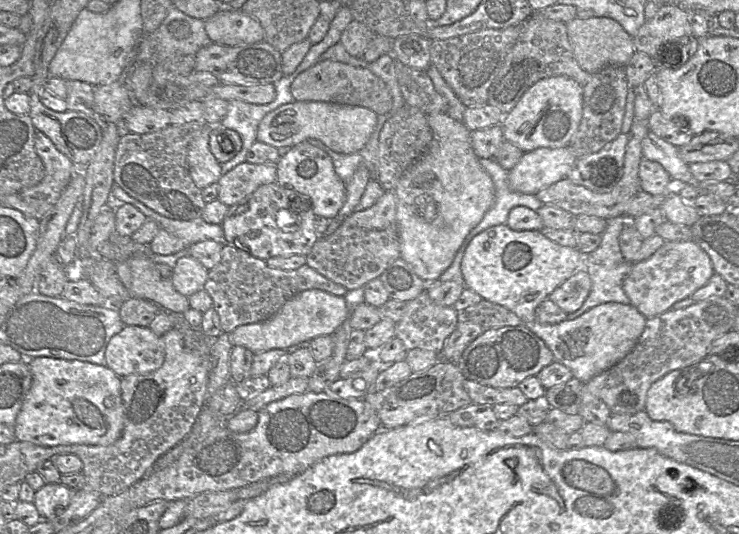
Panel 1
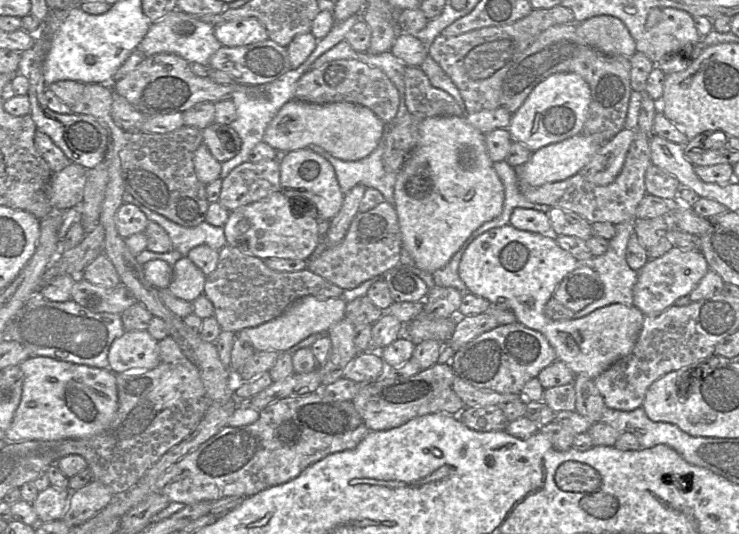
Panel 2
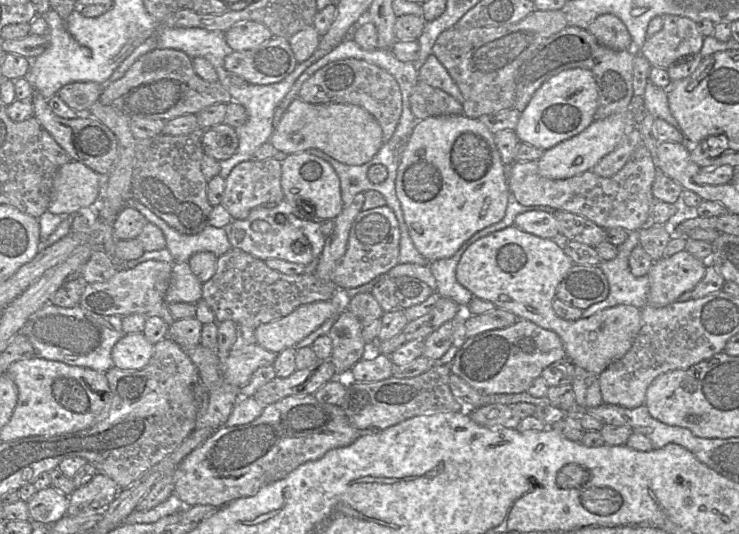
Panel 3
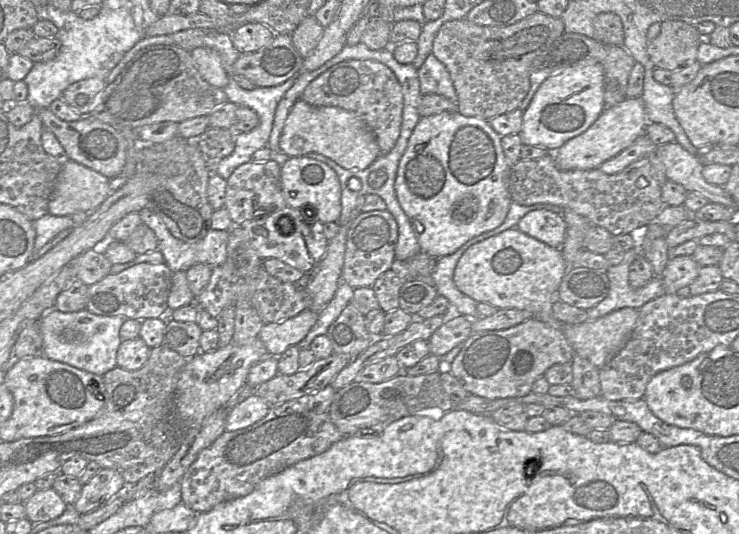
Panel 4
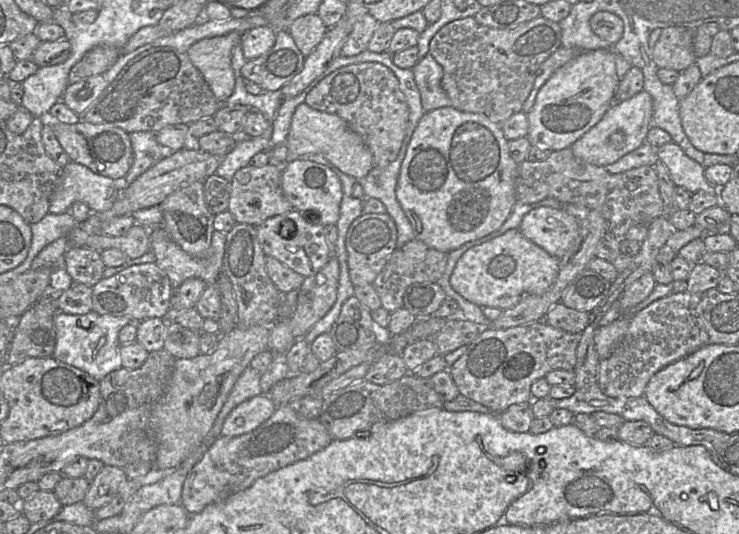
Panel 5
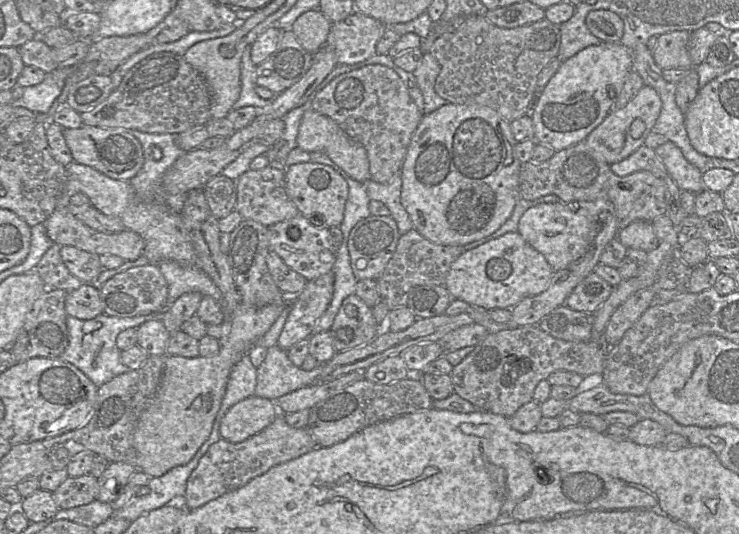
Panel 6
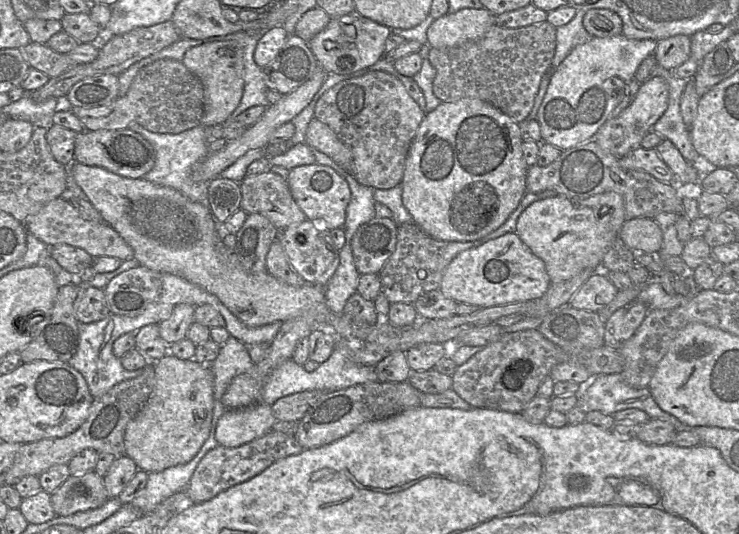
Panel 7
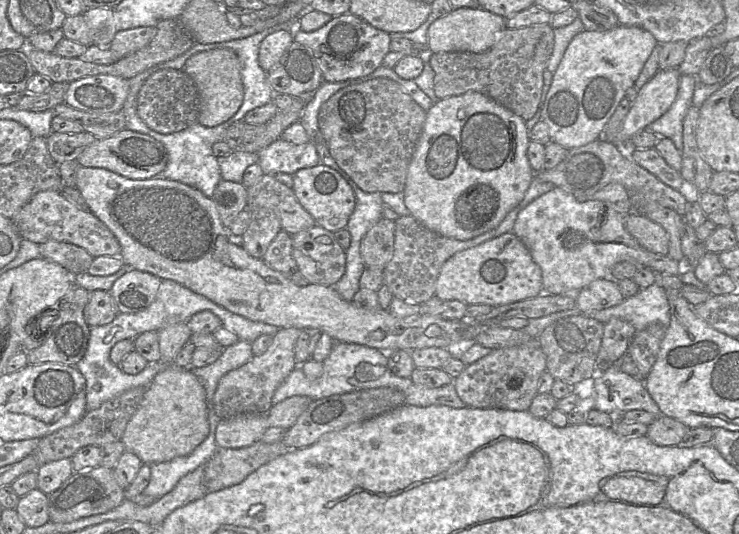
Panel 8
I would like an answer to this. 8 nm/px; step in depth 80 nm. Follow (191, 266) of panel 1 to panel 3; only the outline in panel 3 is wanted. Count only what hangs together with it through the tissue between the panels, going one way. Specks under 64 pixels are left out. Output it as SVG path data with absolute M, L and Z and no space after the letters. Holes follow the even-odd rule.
M175 262L172 265L165 302L166 304L176 302L196 304L202 299L202 286L203 284L191 271L188 262Z

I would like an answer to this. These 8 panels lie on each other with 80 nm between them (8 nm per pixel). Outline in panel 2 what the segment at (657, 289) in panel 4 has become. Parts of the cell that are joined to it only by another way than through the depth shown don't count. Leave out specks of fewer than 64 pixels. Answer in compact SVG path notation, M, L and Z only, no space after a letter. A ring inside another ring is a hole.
M623 222L615 225L615 236L609 240L608 249L600 256L593 257L589 264L598 274L604 289L603 296L590 303L582 310L574 313L574 318L582 318L591 312L602 308L604 306L621 303L626 306L633 306L633 287L637 281L637 271L632 270L626 261L626 248L629 238L632 234L635 234L633 222Z

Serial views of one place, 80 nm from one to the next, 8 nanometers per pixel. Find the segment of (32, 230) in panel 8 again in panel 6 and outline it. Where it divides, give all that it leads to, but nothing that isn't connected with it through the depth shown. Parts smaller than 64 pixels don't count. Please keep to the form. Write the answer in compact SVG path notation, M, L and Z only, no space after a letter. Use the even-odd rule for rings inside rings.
M68 207L56 208L43 224L54 244L72 246L99 256L112 254L121 257L124 261L133 261L142 256L145 247L143 238L136 232L130 230L120 233L98 232L78 220Z

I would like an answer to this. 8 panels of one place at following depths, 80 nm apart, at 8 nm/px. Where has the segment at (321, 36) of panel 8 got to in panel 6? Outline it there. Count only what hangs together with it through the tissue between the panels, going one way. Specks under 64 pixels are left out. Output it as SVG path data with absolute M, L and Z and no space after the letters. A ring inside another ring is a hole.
M355 11L340 22L332 24L326 45L334 49L337 63L353 65L376 55L376 45L386 25Z

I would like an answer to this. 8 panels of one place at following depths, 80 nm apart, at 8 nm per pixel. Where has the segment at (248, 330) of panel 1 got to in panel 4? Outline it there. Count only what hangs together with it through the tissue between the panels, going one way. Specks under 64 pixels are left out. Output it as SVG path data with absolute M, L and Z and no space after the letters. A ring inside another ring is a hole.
M305 309L295 317L265 324L258 338L271 356L281 356L287 348L298 345L306 337L318 317L319 313Z

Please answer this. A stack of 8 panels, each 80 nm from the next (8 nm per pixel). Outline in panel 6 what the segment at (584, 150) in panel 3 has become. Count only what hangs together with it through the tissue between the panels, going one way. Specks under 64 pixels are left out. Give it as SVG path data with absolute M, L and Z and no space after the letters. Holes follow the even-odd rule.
M644 85L625 107L619 110L612 109L606 118L590 132L584 143L607 164L612 165L620 162L644 145L661 109L662 101L659 94L652 87Z

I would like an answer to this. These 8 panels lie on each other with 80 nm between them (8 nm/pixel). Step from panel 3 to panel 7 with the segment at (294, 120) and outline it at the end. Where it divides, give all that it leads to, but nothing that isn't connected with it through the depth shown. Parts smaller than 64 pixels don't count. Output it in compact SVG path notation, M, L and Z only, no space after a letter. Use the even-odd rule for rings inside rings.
M313 118L308 125L305 142L311 149L320 151L331 158L335 163L341 166L345 171L352 170L353 156L350 148L344 144L338 136L324 123Z

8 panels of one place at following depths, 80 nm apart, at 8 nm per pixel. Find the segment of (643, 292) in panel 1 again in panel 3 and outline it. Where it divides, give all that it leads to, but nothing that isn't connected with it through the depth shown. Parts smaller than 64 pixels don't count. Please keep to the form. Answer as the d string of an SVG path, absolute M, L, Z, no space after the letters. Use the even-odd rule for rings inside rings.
M685 250L653 262L647 274L647 304L661 308L675 302L684 292L693 290L705 270L706 263Z

